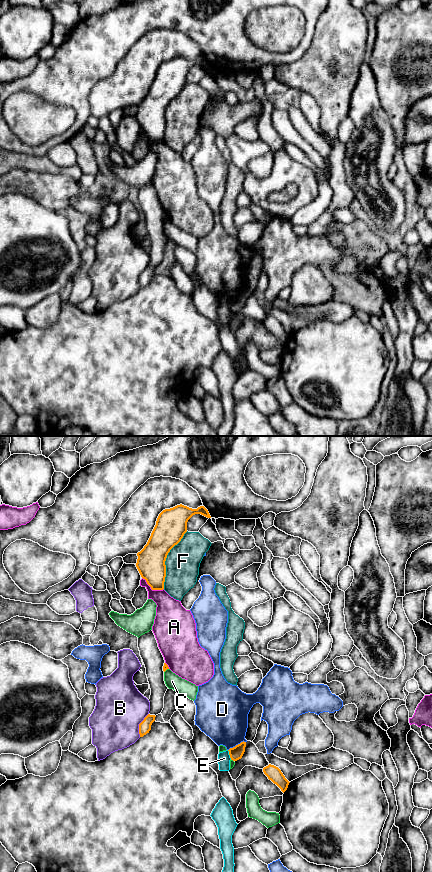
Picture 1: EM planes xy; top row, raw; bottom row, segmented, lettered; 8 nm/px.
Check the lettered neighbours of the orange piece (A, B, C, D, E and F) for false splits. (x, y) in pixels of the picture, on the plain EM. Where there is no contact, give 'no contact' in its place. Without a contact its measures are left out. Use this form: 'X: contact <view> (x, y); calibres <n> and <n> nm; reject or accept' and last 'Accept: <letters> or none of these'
A: contact xy (152, 141); calibres 220 and 240 nm; reject
B: contact xy (139, 277); calibres 100 and 400 nm; reject
C: contact xy (166, 221); calibres 50 and 120 nm; reject
D: contact xy (236, 297); calibres 110 and 380 nm; reject
E: contact xy (229, 306); calibres 110 and 100 nm; reject
F: contact xy (165, 112); calibres 240 and 280 nm; reject
Accept: none of these

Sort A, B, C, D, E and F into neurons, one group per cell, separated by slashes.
A / B / C / D / E F

